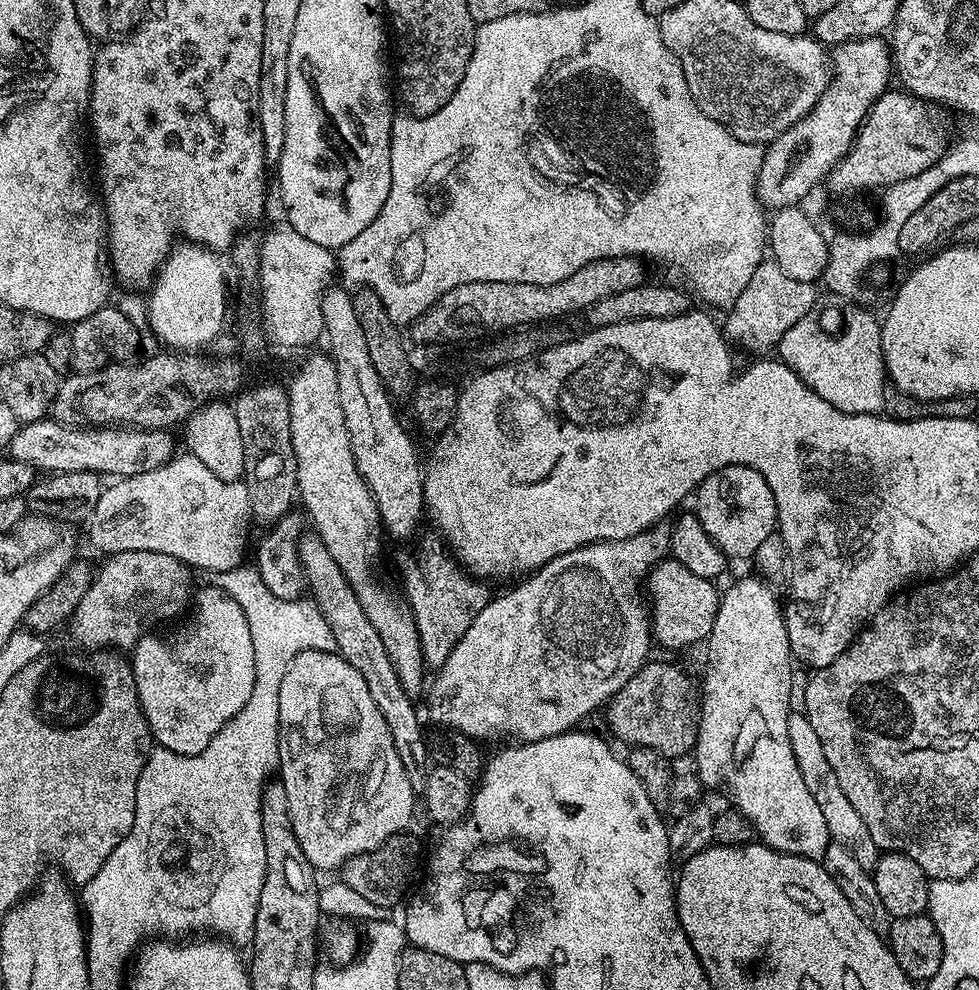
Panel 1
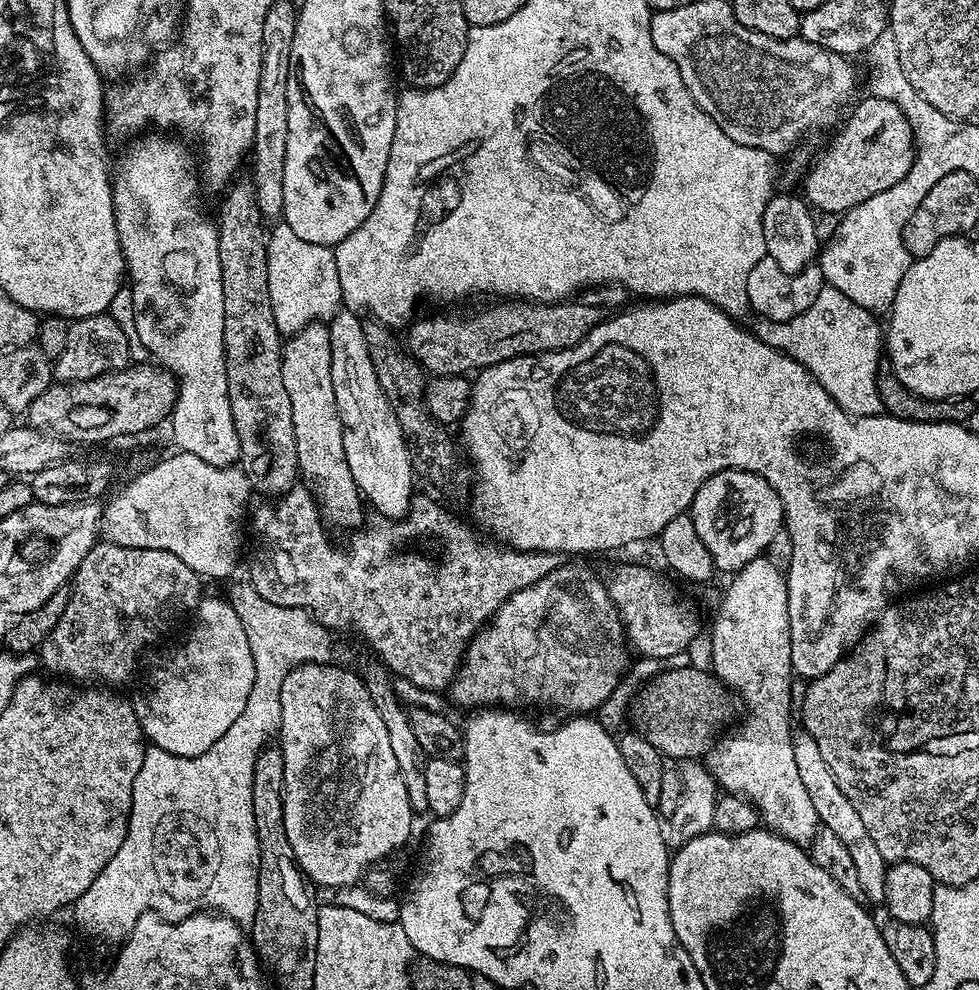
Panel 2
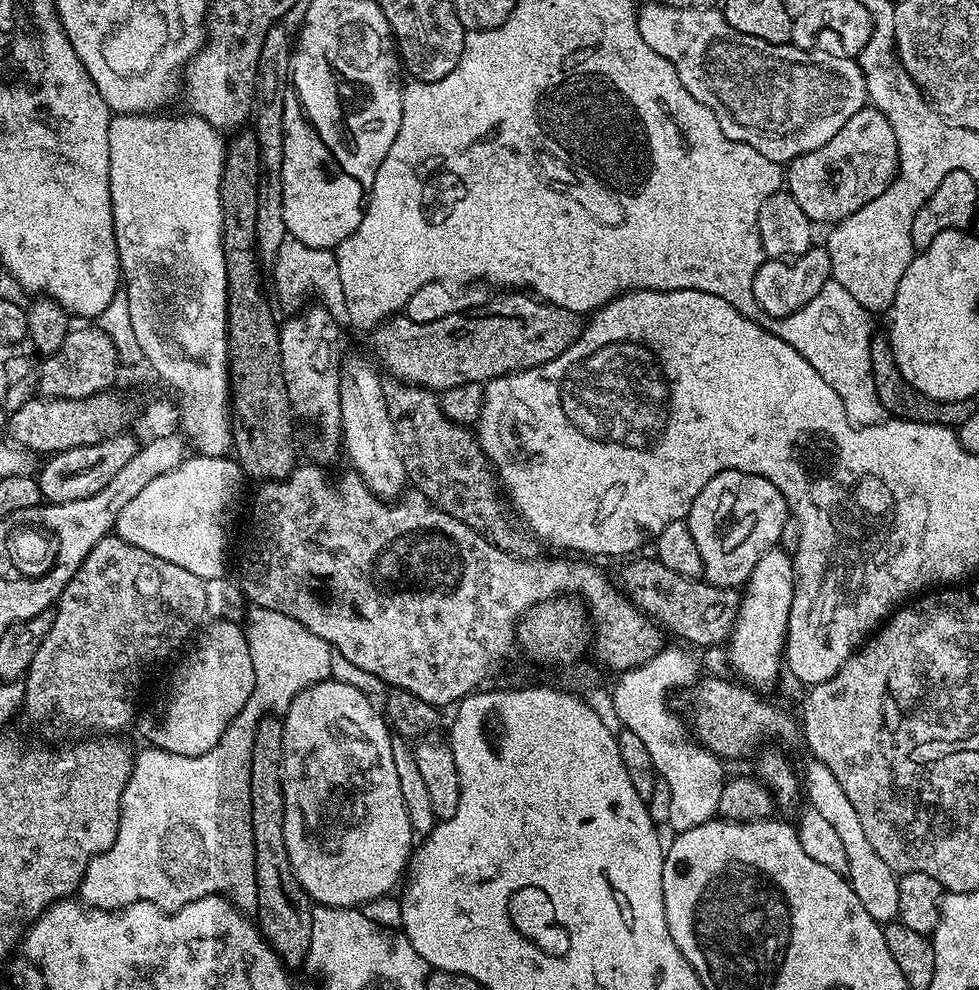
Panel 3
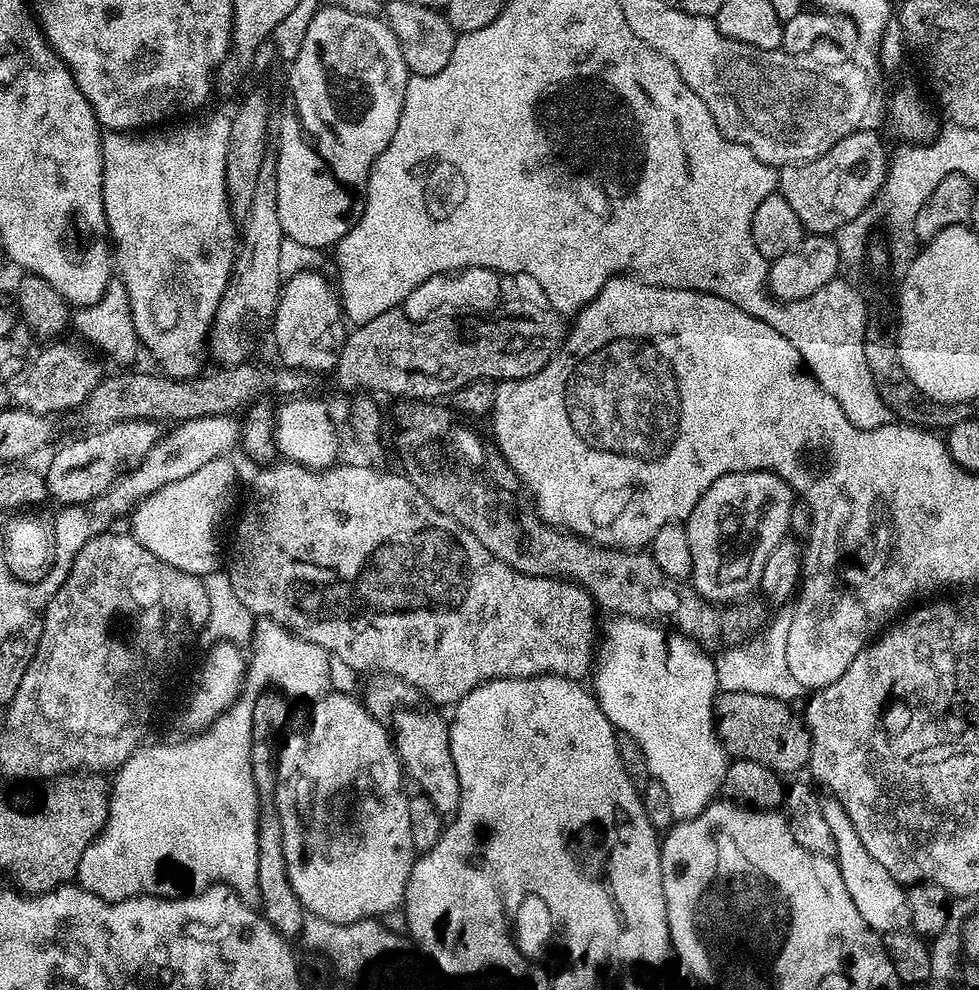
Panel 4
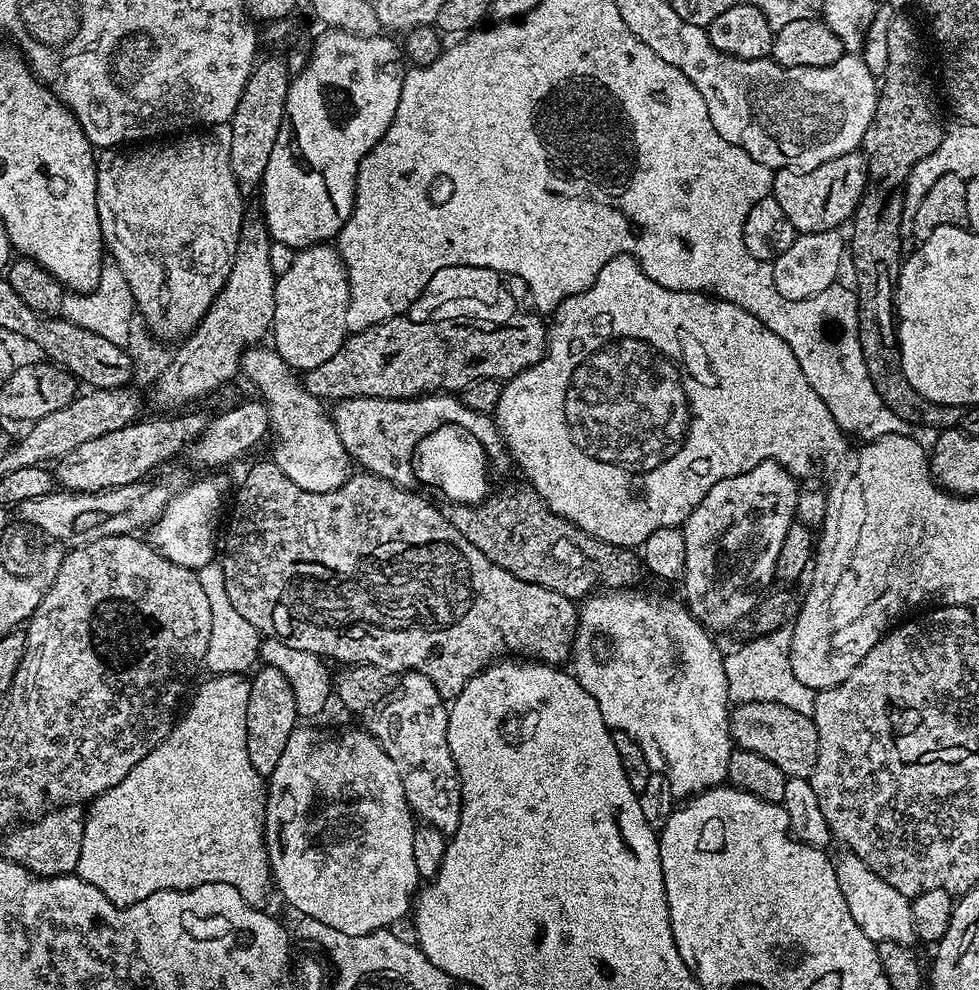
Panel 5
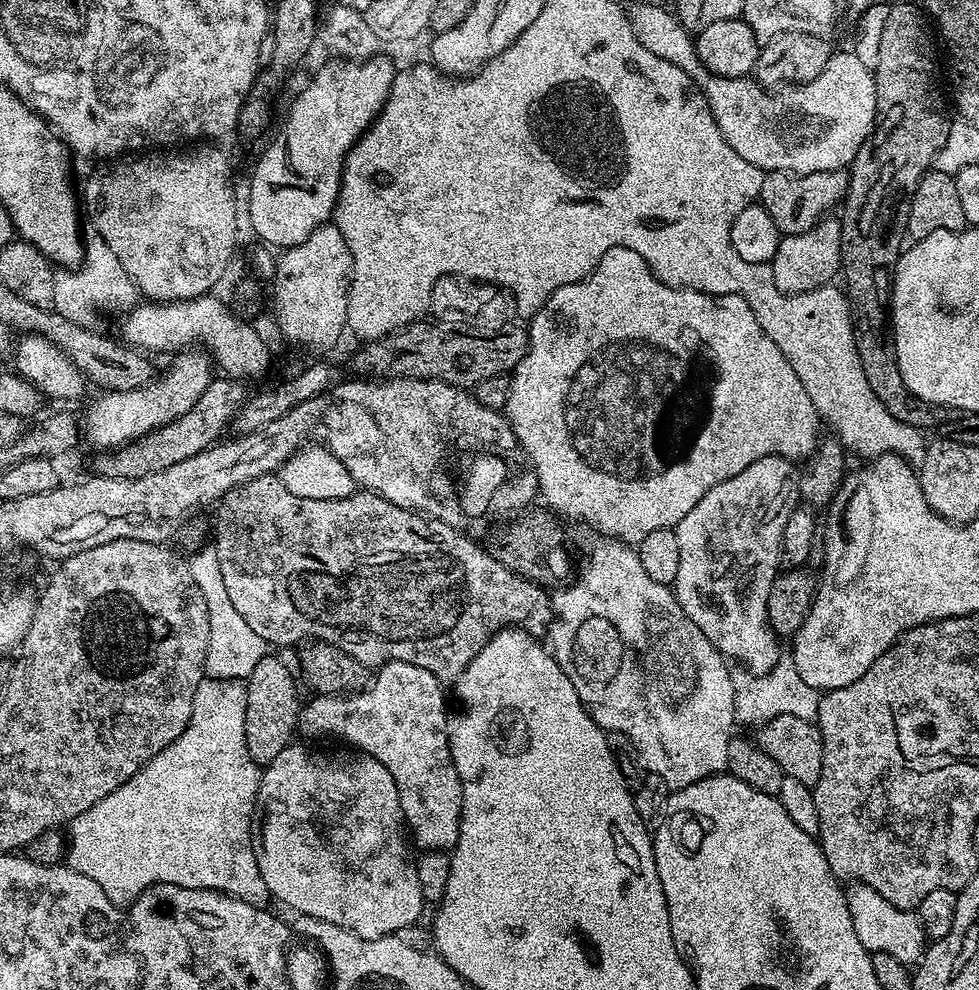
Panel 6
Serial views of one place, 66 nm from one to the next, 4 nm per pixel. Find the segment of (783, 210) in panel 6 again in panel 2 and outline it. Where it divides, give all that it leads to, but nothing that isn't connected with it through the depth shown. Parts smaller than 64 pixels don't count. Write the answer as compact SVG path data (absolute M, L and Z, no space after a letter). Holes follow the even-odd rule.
M871 94L852 112L852 117L844 124L832 145L821 154L820 160L811 161L803 177L805 201L817 213L837 212L843 214L857 208L866 198L890 190L910 170L916 157L915 138L910 122L898 106L886 98Z

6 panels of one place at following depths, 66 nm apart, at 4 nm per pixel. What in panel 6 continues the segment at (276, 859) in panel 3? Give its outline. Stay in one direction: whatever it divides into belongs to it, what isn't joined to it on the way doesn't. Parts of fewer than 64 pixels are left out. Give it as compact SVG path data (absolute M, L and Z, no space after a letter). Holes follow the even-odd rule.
M273 654L264 656L246 679L246 750L250 750L255 764L267 766L293 743L292 735L297 735L302 707L298 680L297 684L291 670Z

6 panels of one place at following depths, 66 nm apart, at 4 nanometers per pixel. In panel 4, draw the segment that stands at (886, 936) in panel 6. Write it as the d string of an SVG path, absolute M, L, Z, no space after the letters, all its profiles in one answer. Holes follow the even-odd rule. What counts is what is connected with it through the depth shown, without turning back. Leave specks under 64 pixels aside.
M834 798L821 799L820 809L826 817L826 823L834 833L834 846L836 847L835 862L842 874L842 883L850 894L858 914L862 914L866 926L877 934L887 934L907 929L912 923L908 894L905 885L894 878L890 872L883 868L862 846L862 838L858 838L858 830L854 830L854 822L846 814L846 810Z

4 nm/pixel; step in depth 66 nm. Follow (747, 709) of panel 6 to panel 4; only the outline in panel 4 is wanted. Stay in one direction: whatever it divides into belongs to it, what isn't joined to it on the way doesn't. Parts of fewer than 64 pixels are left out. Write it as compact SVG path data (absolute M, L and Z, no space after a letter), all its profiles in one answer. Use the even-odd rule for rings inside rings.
M780 610L771 617L770 623L759 634L733 648L726 648L715 653L716 682L720 692L741 692L742 694L766 694L785 702L795 701L795 696L802 692L798 682L794 682L794 674L790 674L790 666L786 666L786 638L790 635L791 611Z

